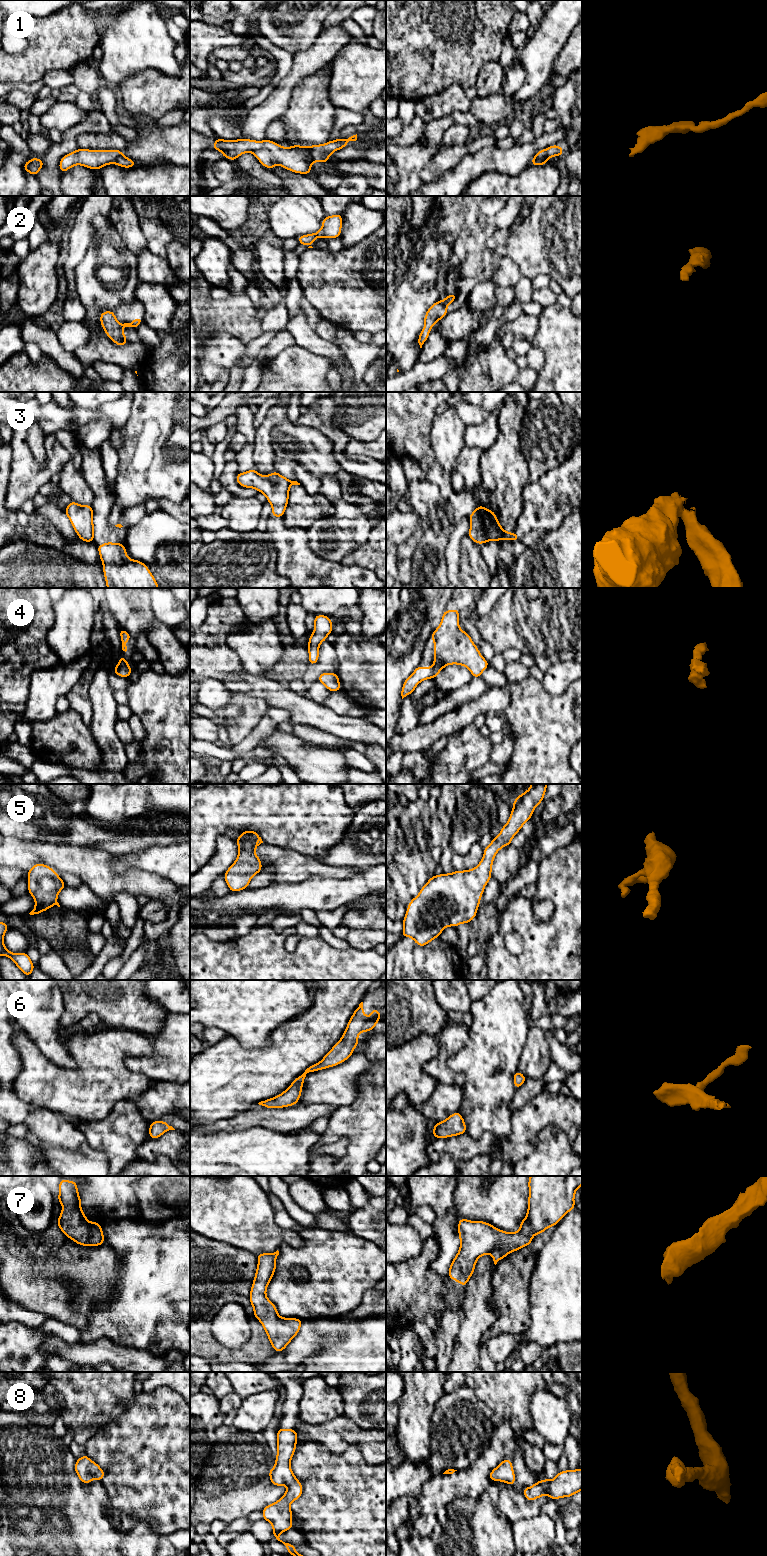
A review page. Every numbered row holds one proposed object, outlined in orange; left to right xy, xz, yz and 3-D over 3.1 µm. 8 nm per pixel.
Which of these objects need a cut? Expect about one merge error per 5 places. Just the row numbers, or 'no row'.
1, 3

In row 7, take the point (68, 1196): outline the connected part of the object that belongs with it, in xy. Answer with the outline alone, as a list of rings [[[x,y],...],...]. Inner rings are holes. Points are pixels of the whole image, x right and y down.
[[[61,1179],[58,1202],[63,1206],[57,1226],[64,1235],[81,1246],[103,1245],[104,1235],[98,1222],[89,1222],[81,1209],[81,1198],[76,1181]]]

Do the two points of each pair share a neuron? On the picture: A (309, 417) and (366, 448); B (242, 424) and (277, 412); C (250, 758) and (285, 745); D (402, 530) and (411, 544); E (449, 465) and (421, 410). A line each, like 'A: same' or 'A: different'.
A: different
B: different
C: different
D: different
E: different

